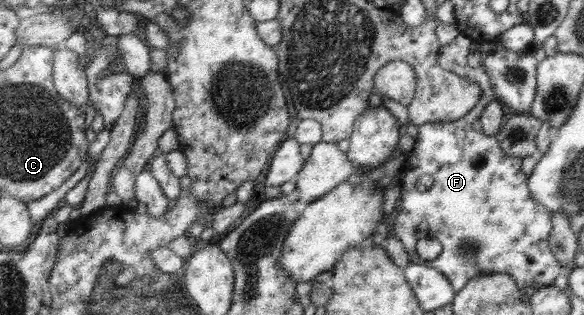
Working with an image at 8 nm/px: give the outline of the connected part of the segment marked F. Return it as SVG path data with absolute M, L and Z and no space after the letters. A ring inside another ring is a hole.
M460 35L456 37L451 43L444 45L438 50L437 63L444 68L444 70L453 72L460 77L466 78L466 80L474 79L474 81L482 87L482 99L480 101L479 108L478 110L467 113L466 116L462 116L462 118L458 118L458 120L453 120L452 122L436 121L429 125L422 124L419 126L419 133L418 136L415 137L414 148L408 152L406 161L403 164L403 171L401 173L402 204L400 204L400 212L398 212L396 220L394 220L393 230L396 237L403 243L404 249L410 258L410 263L423 264L424 266L428 265L430 268L436 268L438 272L442 272L442 274L448 278L448 282L450 282L452 288L456 292L461 288L464 288L464 285L468 282L468 280L474 278L474 276L478 276L478 274L498 274L498 272L512 276L512 278L514 278L514 282L516 282L516 286L518 286L518 288L522 291L532 285L536 287L550 286L560 273L564 273L564 269L560 266L560 264L558 264L558 260L556 260L549 248L549 237L552 230L551 214L546 208L544 208L544 206L537 204L531 198L529 192L529 176L524 174L522 171L522 159L504 154L504 152L502 152L500 142L498 142L495 135L487 135L486 133L478 132L472 127L474 120L479 119L479 116L481 115L480 111L483 111L484 108L488 106L488 102L496 100L494 96L494 89L492 89L492 85L490 84L490 77L488 77L484 68L482 66L473 68L468 65L468 59L466 56L470 54L470 46L472 46L472 43L473 42L466 36ZM422 175L430 175L434 177L434 185L427 190L426 193L419 193L416 189L416 183ZM425 237L436 238L436 240L440 241L440 244L442 245L442 253L433 261L420 259L416 252L417 242Z

